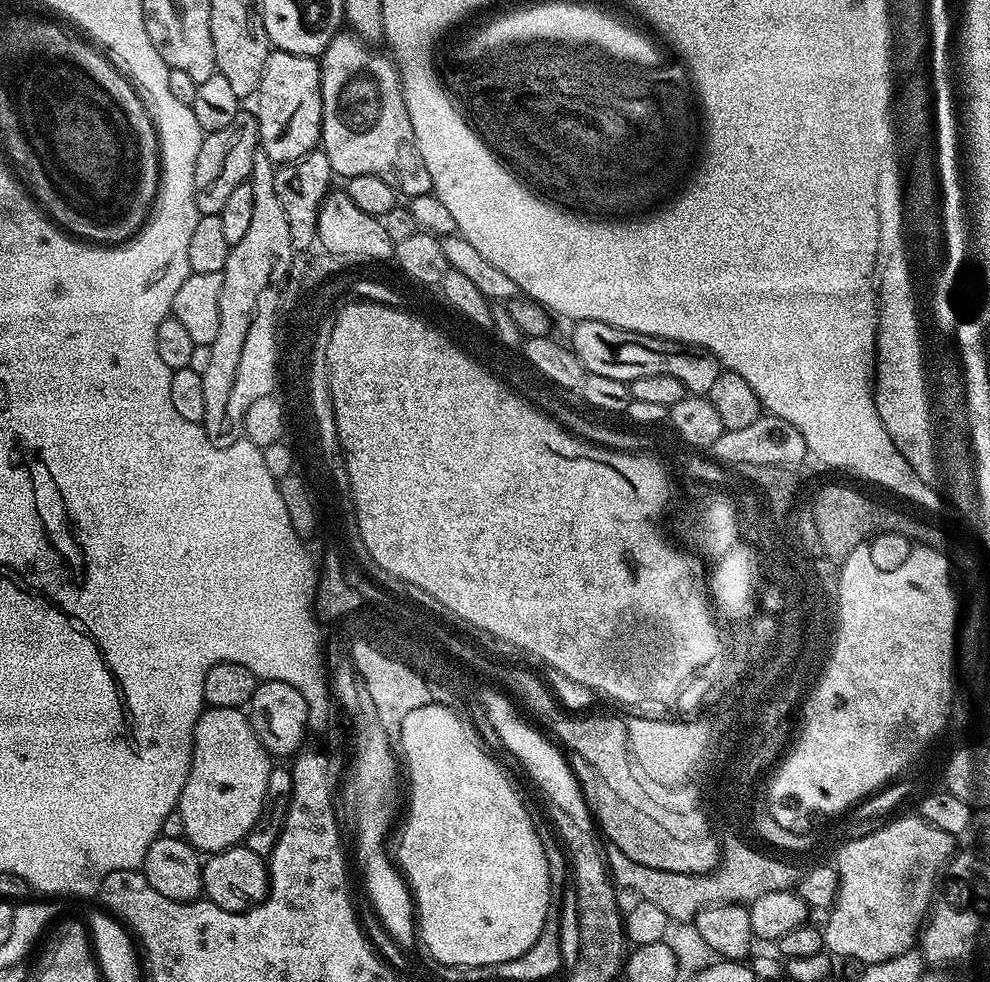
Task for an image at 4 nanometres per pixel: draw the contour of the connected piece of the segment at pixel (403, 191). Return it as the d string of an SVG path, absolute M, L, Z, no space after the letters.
M341 30L318 57L322 98L322 151L326 158L330 158L330 166L337 177L374 174L374 178L382 178L382 182L386 182L386 186L393 188L401 197L427 196L432 192L430 170L426 170L426 162L422 162L422 154L414 138L414 126L410 126L410 114L406 114L400 73L396 71L395 63L385 53L384 56L369 41L351 31Z

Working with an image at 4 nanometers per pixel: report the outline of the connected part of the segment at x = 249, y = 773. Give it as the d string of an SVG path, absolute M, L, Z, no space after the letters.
M205 707L192 735L192 765L178 805L185 826L183 839L201 854L221 852L247 841L250 830L264 812L264 799L268 797L268 779L273 767L268 751L254 734L249 717L241 709Z

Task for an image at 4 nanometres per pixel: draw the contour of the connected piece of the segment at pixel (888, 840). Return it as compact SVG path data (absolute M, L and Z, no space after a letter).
M919 814L897 815L878 830L857 840L844 840L836 852L834 867L838 877L836 899L827 909L828 921L822 924L824 948L833 957L849 956L860 966L884 962L917 947L918 937L930 911L942 869L953 855L954 836L944 833Z

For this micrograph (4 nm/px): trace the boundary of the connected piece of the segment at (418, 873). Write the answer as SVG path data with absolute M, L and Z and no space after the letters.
M428 704L410 711L402 719L401 738L398 743L402 760L408 763L408 780L412 783L412 801L408 804L408 821L404 824L404 833L400 836L400 860L398 868L410 885L414 897L415 915L418 917L418 936L423 940L454 940L456 944L455 963L496 962L498 956L517 956L519 951L527 947L531 940L542 934L542 926L546 922L546 910L550 906L552 893L553 869L546 862L545 844L539 841L535 825L530 826L526 818L522 818L522 806L525 801L512 789L504 772L472 741L473 733L448 715L442 705Z

